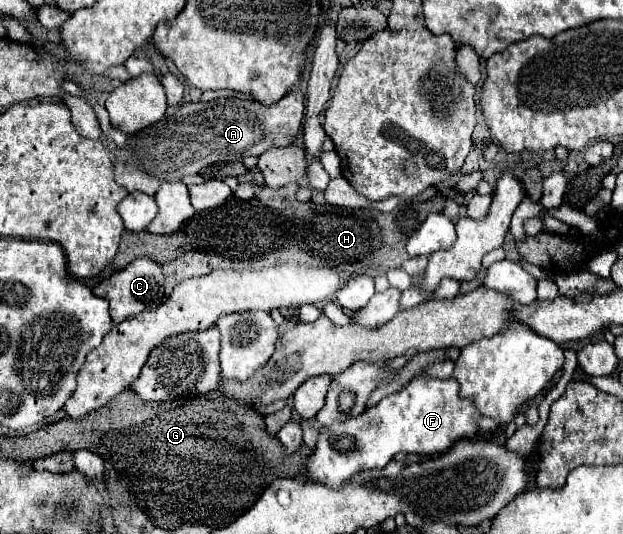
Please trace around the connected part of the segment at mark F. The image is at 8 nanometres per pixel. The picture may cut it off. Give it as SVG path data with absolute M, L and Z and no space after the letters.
M416 376L400 392L382 398L362 414L346 422L322 426L316 448L306 458L304 476L310 482L340 490L354 474L370 468L384 468L398 452L416 452L420 456L444 454L454 442L476 436L480 416L472 400L458 396L458 382L454 378L432 380L428 376Z

